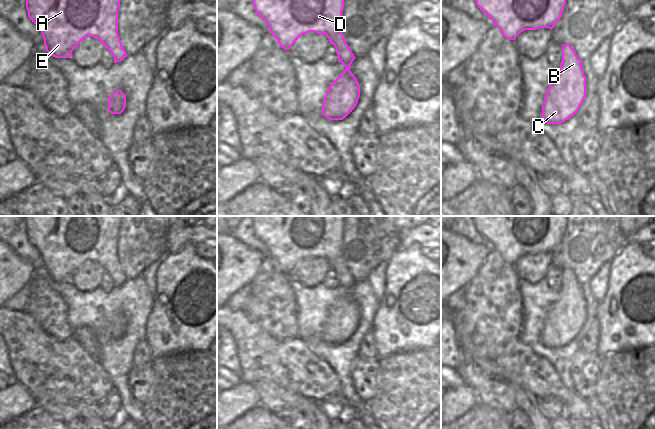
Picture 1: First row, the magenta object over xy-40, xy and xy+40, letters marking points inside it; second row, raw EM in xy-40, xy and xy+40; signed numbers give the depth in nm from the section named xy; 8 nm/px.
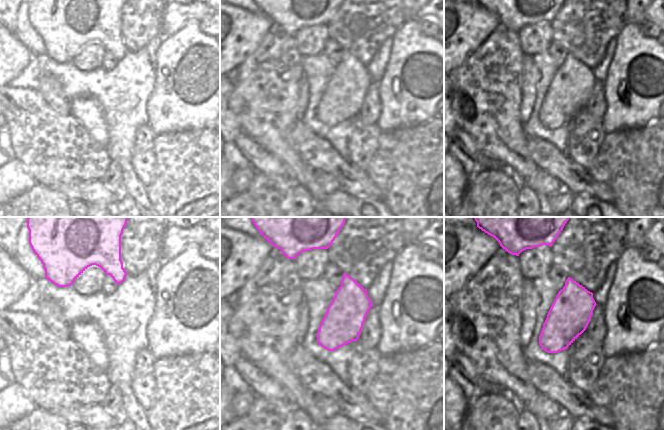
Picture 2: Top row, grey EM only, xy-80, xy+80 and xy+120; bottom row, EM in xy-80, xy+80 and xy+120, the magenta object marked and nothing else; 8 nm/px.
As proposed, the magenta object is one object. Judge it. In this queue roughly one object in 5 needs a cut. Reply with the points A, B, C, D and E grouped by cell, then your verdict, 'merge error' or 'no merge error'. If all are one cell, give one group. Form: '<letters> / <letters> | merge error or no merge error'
A B C D E | no merge error

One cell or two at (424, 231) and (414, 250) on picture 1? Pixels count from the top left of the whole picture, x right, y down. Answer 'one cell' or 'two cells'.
two cells

